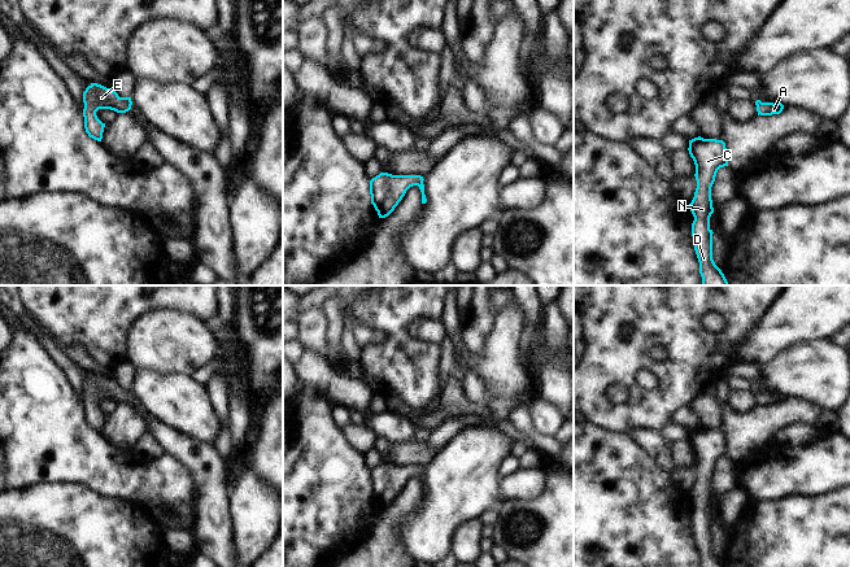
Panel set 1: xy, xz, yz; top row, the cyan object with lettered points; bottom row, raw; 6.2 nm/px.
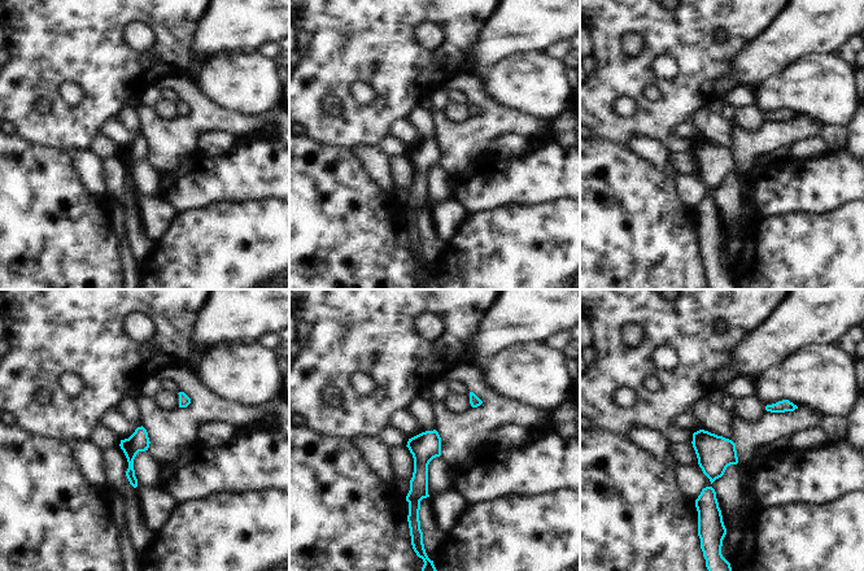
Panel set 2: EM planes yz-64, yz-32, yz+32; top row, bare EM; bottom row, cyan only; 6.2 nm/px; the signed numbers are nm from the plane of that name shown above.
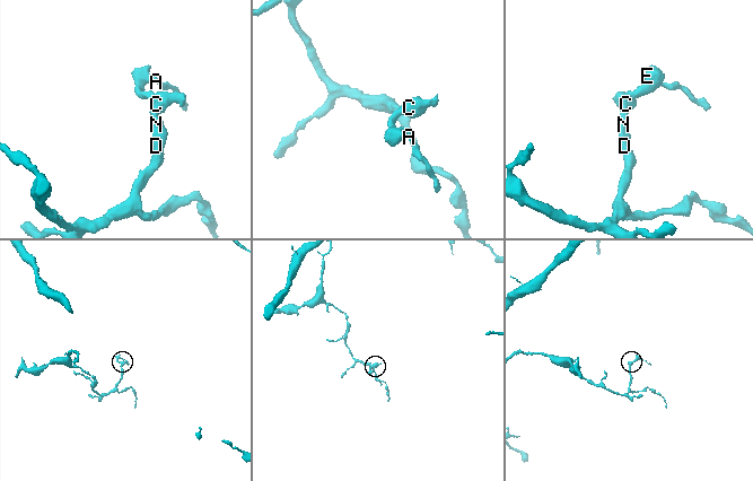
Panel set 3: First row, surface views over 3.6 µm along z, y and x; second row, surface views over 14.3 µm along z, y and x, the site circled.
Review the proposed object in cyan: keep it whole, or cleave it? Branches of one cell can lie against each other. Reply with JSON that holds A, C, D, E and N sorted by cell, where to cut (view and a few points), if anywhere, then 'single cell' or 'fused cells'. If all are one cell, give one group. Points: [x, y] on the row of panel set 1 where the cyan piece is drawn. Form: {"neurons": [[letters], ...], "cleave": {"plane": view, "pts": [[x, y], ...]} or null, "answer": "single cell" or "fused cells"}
{"neurons": [["A", "C", "D", "E", "N"]], "cleave": null, "answer": "single cell"}

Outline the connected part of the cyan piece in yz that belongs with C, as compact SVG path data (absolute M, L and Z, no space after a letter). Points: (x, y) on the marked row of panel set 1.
M701 136L689 140L689 154L696 165L697 188L689 209L694 217L692 236L699 262L702 285L729 285L722 270L712 259L712 230L710 217L714 213L711 187L720 167L728 166L725 143Z

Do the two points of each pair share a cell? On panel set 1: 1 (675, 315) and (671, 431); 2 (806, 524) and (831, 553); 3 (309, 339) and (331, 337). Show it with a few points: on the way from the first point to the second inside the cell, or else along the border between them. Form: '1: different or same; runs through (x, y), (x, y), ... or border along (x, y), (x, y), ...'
1: different; border along (668, 421), (659, 431)
2: same; runs through (809, 531), (824, 546)
3: different; border along (327, 322), (325, 357)

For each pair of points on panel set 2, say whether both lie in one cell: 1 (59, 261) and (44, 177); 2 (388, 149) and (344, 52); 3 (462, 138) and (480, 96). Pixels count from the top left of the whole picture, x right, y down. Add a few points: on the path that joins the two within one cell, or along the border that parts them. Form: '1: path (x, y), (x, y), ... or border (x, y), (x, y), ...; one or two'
1: path (44, 240), (44, 197); one
2: border (387, 134), (376, 145); two
3: path (472, 129), (485, 116), (485, 107); one

